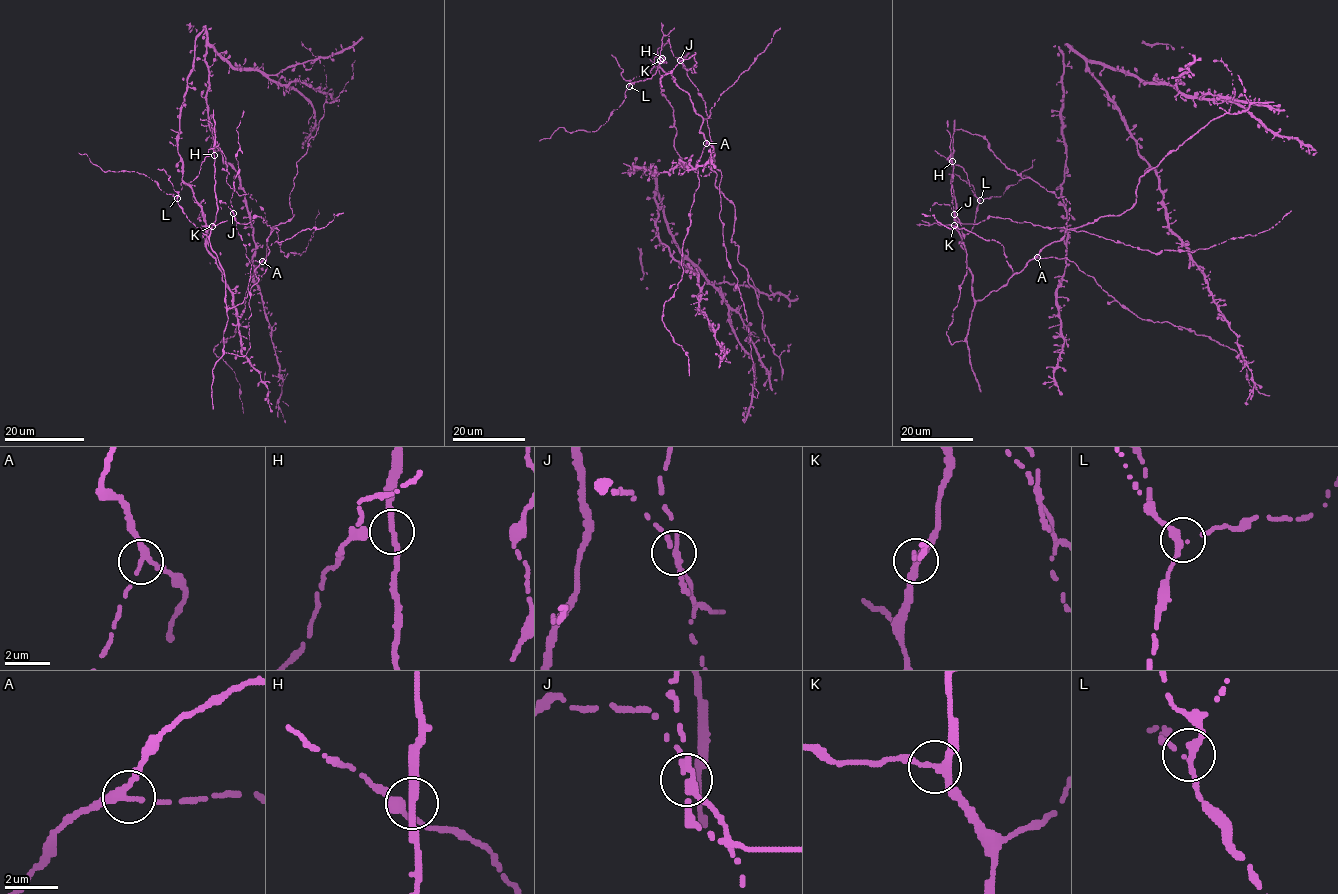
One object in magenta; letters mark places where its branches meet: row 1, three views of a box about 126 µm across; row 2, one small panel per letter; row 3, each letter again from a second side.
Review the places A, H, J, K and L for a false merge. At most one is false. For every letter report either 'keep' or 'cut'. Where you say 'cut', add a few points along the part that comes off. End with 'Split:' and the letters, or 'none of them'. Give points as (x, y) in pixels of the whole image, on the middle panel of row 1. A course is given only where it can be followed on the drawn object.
A: keep
H: keep
J: cut | (679, 60), (705, 101), (714, 164), (721, 172), (719, 219), (723, 244), (744, 305), (757, 397)
K: keep
L: keep
Split: J

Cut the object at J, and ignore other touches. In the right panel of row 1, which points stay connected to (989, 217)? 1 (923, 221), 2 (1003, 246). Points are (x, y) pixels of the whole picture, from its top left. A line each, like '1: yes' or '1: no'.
1: no
2: no

